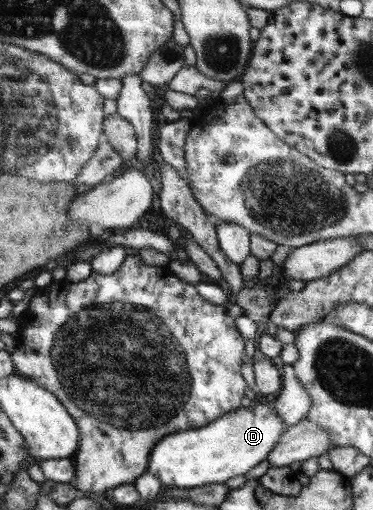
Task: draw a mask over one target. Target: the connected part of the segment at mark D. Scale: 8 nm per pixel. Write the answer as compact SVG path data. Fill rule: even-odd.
M272 403L236 409L198 429L170 433L150 451L146 472L154 474L163 487L193 488L225 483L236 475L245 475L268 457L278 444L284 420L271 409Z

